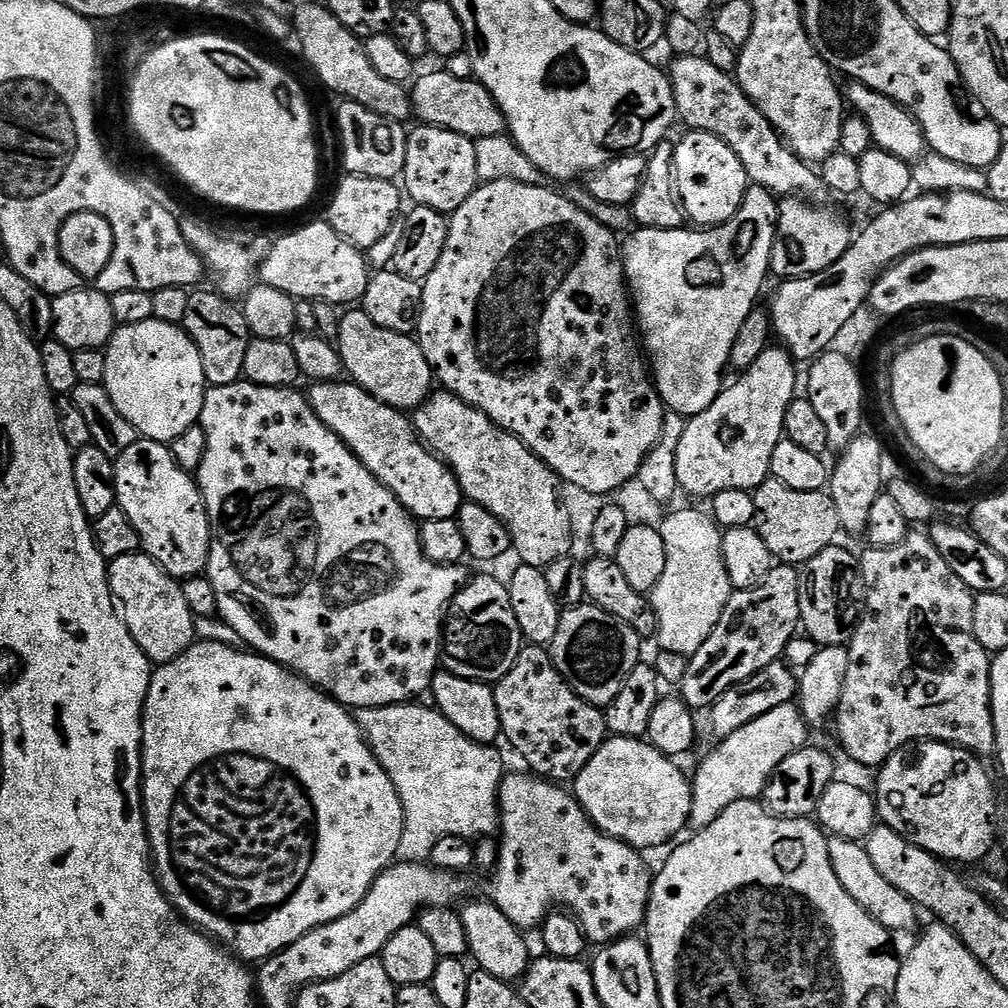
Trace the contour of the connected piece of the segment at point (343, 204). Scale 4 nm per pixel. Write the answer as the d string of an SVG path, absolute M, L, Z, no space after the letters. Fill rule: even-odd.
M351 174L343 178L345 180L337 186L336 193L328 204L326 223L355 248L367 250L370 246L374 246L374 242L386 238L386 230L390 230L390 226L401 215L402 192L393 181L382 178L366 178Z

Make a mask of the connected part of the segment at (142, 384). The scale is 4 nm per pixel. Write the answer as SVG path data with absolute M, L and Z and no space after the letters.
M157 320L138 322L134 326L120 326L112 334L110 350L104 352L106 358L106 378L104 389L110 394L114 406L136 427L137 433L145 440L153 440L159 444L171 445L178 434L190 430L190 426L199 424L206 381L202 370L202 354L198 354L198 346L189 338L187 332L179 324L167 324Z

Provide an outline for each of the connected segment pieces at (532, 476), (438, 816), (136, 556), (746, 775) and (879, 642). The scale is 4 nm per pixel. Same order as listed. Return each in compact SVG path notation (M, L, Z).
M443 390L433 391L423 402L418 405L411 413L410 419L412 425L416 427L416 433L420 436L420 439L424 441L428 446L428 450L439 456L449 468L452 469L452 473L455 474L456 480L460 483L461 493L471 503L478 506L486 506L486 510L490 510L492 514L498 518L502 518L503 522L510 531L512 531L512 546L515 555L520 555L518 558L520 564L529 564L535 568L547 568L550 562L554 562L558 558L569 555L573 551L572 549L572 516L566 509L560 508L560 488L562 489L562 481L551 468L547 468L543 462L536 457L536 455L528 449L520 439L514 434L510 434L504 428L498 427L493 420L486 414L482 414L482 410L478 410L474 406L470 406L462 398L458 398L452 392L445 392Z
M420 702L358 708L354 715L402 802L404 829L396 854L403 863L427 861L438 838L477 838L499 829L500 784L506 775L499 747L466 738L435 707L423 708Z
M140 552L126 554L126 558L113 560L108 564L108 584L112 588L112 599L116 601L134 642L142 646L142 650L153 665L169 664L174 658L181 656L197 639L198 620L193 616L190 606L186 606L186 594L182 594L180 589L181 581L171 576L157 560L151 560L148 555Z
M791 703L770 710L770 714L762 714L762 718L742 726L742 730L734 730L734 734L719 741L715 745L717 748L697 768L696 776L694 772L691 777L691 827L699 830L710 826L726 806L734 806L734 802L739 800L760 800L768 779L778 766L782 766L782 758L802 750L809 743L808 732L810 726L804 715L795 703Z
M912 530L902 542L898 542L889 548L867 549L868 553L860 556L860 572L864 576L864 584L868 588L868 606L864 613L855 636L847 645L848 669L846 670L846 682L842 686L842 698L838 702L834 713L834 725L836 724L836 736L844 747L844 752L856 764L865 764L872 770L879 769L880 765L888 761L893 752L908 747L913 742L922 740L938 740L942 744L954 744L957 748L967 748L976 756L988 758L996 750L996 731L994 730L994 718L992 717L992 660L990 653L981 646L974 634L974 602L976 596L971 588L946 566L946 558L934 546L931 535L924 530Z

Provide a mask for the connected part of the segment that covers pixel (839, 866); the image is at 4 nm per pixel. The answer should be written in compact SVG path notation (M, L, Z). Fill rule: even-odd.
M832 836L828 841L828 849L830 850L830 866L834 866L834 874L838 874L838 882L846 886L846 894L850 894L850 898L854 898L854 902L858 902L858 906L862 906L866 914L873 916L892 934L904 932L907 928L915 926L916 915L918 915L916 905L912 903L909 896L902 894L902 890L890 886L890 882L886 882L886 878L878 874L874 862L870 862L867 847L861 841Z

